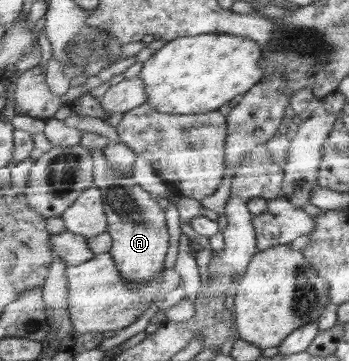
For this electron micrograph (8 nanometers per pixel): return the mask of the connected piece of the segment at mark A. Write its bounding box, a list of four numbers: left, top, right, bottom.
[106,185,168,286]

